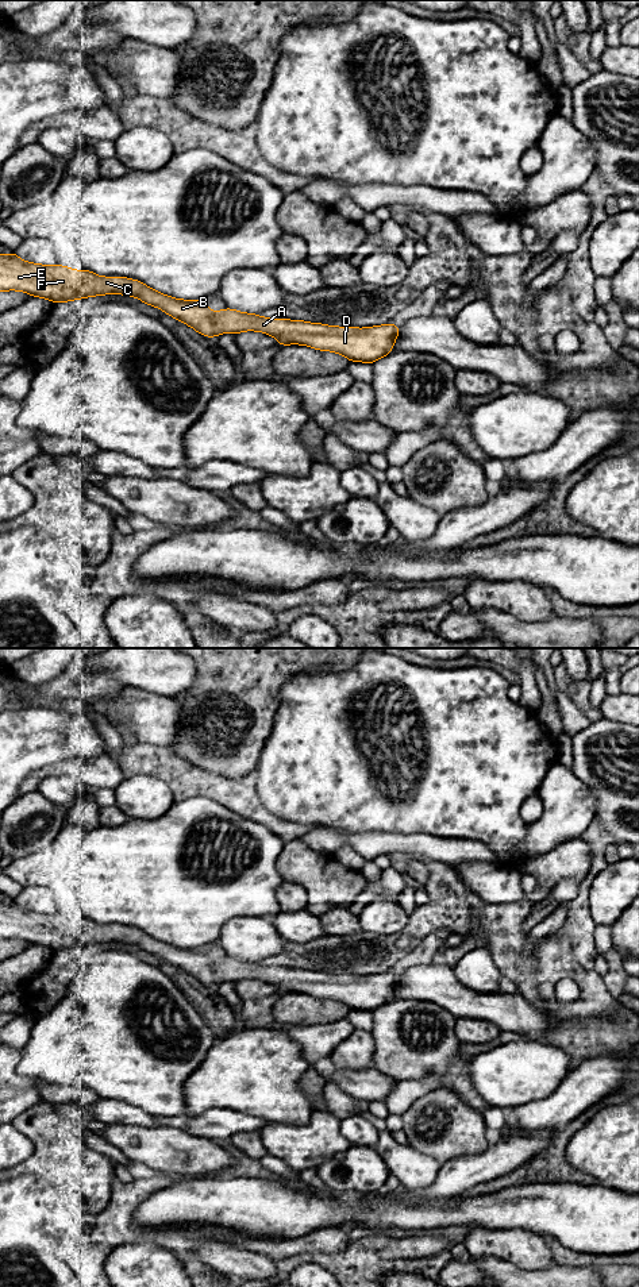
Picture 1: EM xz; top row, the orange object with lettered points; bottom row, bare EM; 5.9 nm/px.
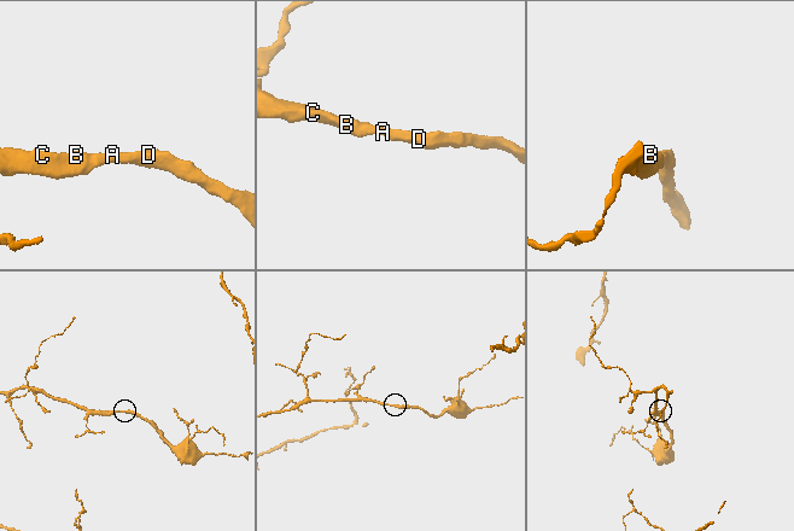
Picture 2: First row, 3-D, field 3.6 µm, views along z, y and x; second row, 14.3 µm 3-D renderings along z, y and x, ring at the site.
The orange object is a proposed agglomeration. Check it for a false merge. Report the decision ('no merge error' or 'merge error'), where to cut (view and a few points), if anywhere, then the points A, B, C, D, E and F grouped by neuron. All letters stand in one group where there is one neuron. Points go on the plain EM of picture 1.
no merge error | no cut | A B C D E F

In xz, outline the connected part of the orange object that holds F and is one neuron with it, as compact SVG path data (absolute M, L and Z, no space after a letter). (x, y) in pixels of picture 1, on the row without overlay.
M15 899L9 903L0 902L0 940L4 939L20 939L34 945L47 947L54 952L101 943L132 944L151 955L162 957L166 963L185 971L207 986L215 986L226 980L236 983L242 979L259 979L274 984L280 994L304 993L322 999L334 999L346 1005L350 1010L374 1012L377 1007L392 1001L394 989L400 982L400 975L392 971L367 976L354 976L307 971L303 968L266 967L259 963L243 962L230 956L213 960L204 949L173 947L146 935L138 928L130 928L127 925L100 925L85 917L77 920L62 913L47 914L26 910L20 908Z

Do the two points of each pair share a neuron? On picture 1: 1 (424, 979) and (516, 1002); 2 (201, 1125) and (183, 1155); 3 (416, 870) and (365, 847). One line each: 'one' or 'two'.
1: one
2: two
3: two

